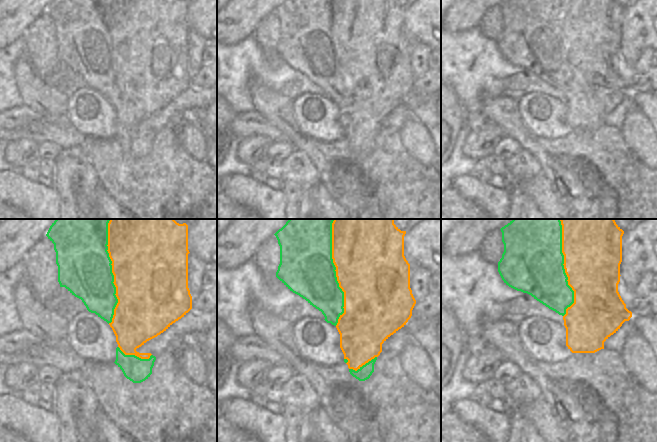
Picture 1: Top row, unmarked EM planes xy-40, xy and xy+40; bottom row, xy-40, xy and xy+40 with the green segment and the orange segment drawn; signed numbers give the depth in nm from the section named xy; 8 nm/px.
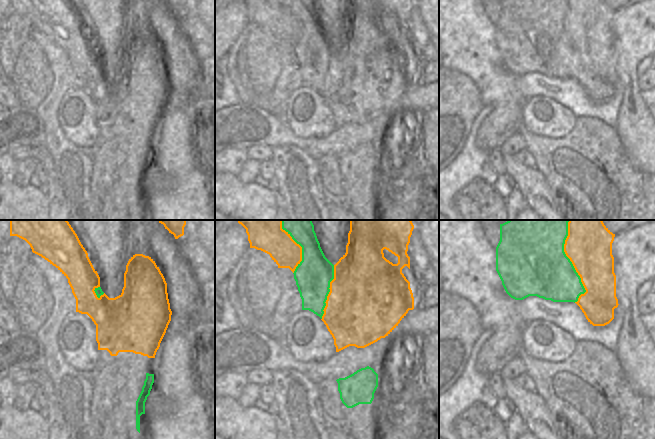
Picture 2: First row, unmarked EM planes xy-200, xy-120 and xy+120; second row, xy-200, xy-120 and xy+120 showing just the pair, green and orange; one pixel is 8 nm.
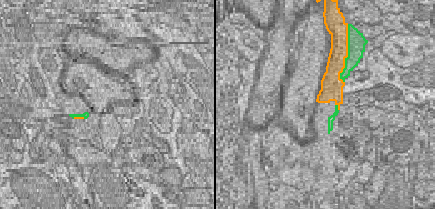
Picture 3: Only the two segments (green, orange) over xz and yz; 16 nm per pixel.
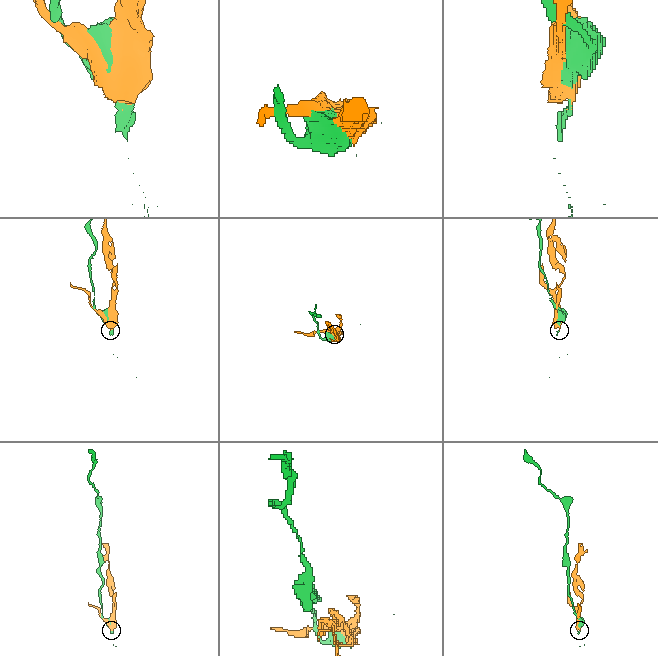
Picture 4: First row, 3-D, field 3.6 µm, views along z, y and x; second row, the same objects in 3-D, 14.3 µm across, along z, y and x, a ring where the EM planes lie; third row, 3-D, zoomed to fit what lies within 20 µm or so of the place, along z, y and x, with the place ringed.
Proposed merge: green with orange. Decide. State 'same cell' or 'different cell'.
different cell

